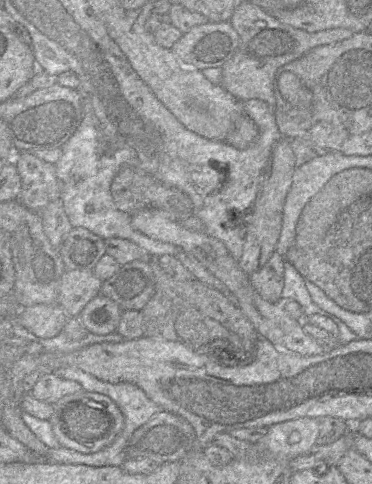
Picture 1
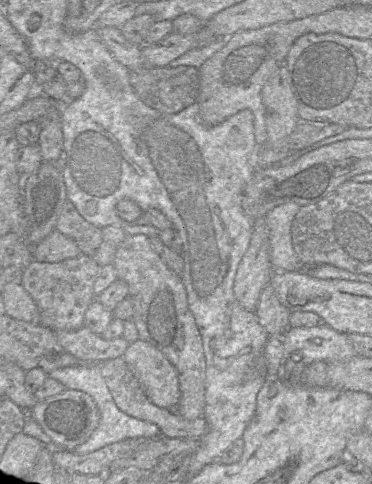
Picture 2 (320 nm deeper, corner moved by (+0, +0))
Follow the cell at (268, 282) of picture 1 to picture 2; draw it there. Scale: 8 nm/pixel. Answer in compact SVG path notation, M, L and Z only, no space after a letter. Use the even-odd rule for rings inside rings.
M270 284L260 295L256 315L269 336L282 334L290 327L291 311L280 302Z

